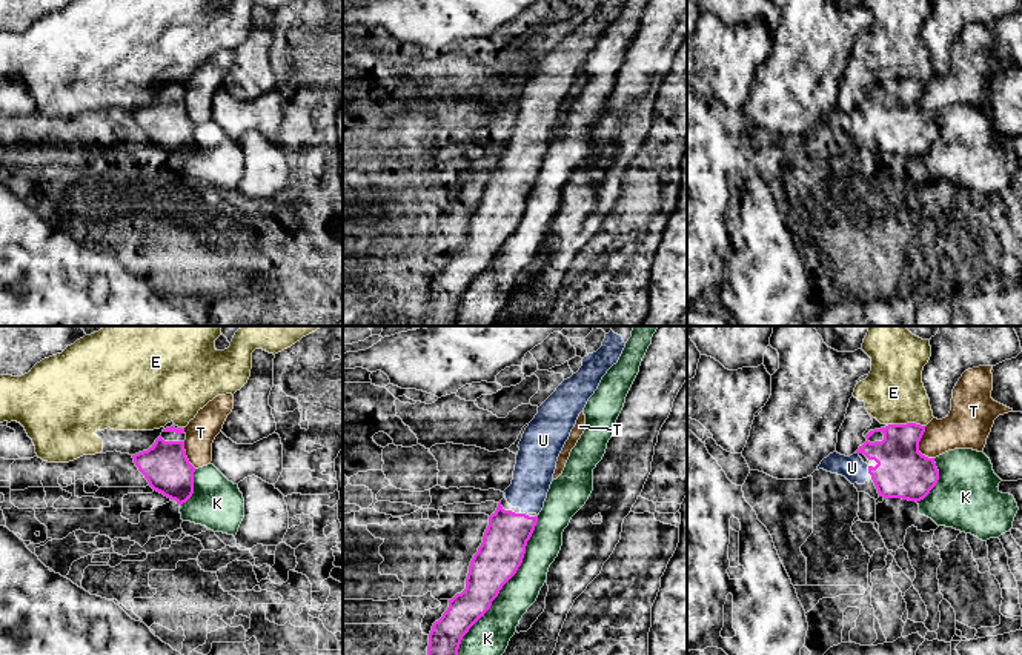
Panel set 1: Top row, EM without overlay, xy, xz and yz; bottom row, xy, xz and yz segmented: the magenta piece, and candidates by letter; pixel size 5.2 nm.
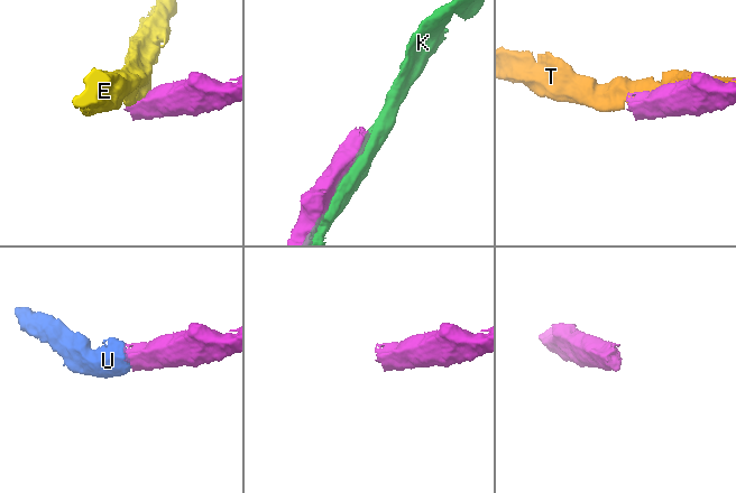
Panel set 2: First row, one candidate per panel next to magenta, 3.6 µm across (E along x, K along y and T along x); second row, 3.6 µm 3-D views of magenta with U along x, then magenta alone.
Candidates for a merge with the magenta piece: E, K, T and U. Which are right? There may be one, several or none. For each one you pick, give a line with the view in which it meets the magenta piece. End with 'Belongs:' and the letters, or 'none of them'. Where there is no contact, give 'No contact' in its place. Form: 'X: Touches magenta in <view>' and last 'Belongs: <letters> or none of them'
U: Touches magenta in yz
Belongs: U

